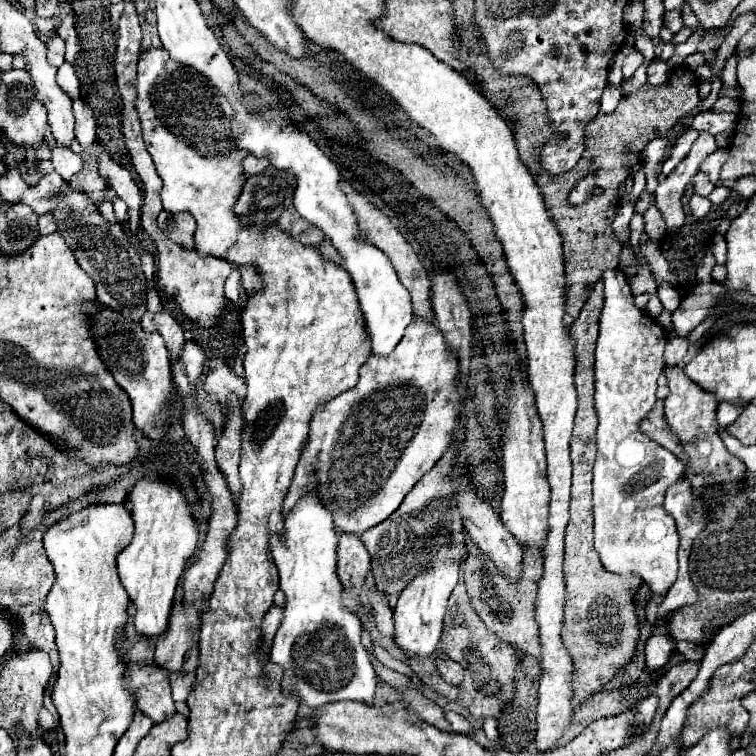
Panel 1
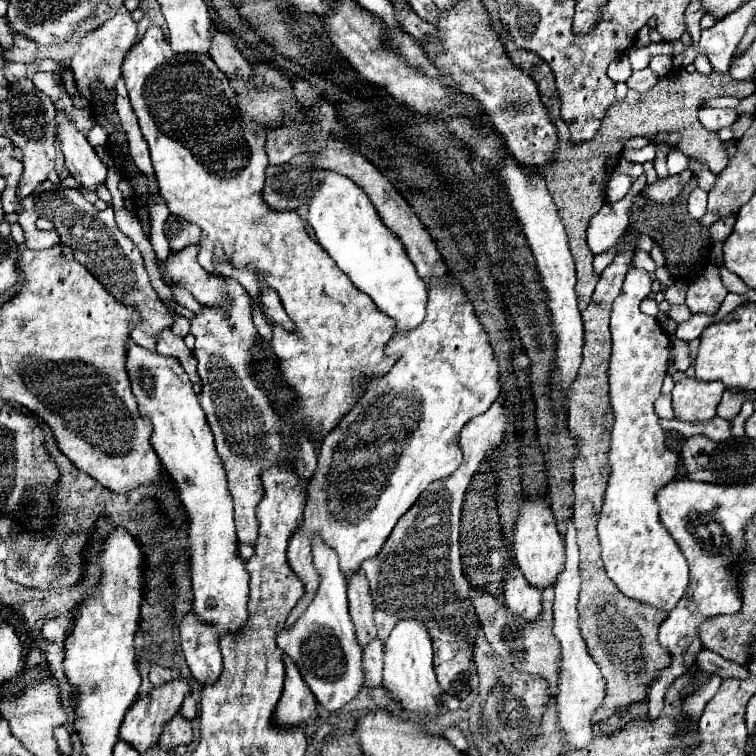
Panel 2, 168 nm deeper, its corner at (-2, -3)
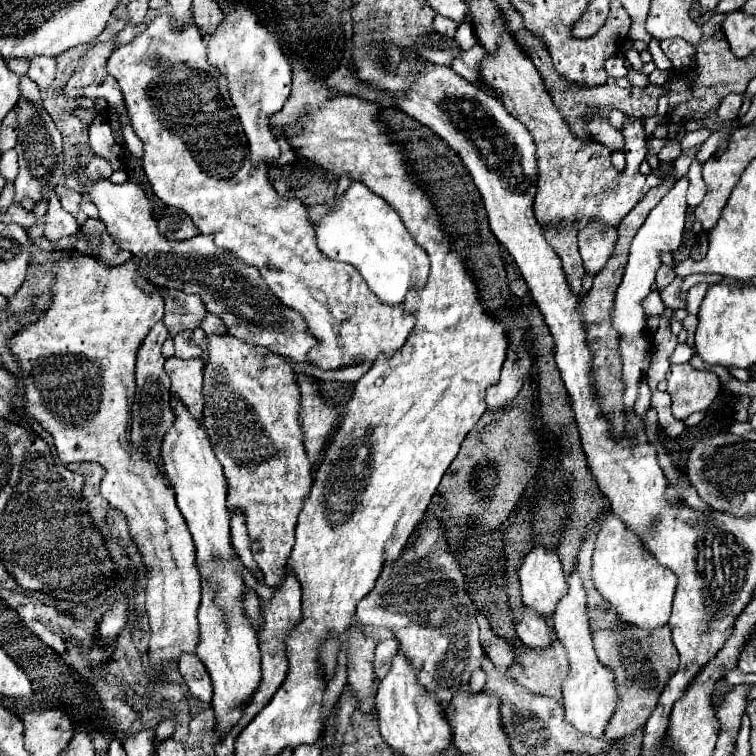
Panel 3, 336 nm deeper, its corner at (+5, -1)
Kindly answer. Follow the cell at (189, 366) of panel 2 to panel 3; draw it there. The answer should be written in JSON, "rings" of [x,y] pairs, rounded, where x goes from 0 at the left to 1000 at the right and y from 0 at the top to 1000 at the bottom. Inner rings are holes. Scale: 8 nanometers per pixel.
{"rings":[[[234,475],[218,478],[218,491],[226,499],[226,541],[231,533],[242,533],[255,554],[269,554],[269,475]]]}

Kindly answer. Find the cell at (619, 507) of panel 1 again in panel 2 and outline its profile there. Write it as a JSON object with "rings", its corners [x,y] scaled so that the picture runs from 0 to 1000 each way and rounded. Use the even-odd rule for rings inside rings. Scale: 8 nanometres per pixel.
{"rings":[[[833,356],[810,406],[804,507],[812,565],[804,599],[807,631],[791,689],[791,710],[796,742],[812,774],[828,790],[884,811],[899,795],[902,782],[910,774],[910,745],[870,681],[868,652],[892,634],[897,602],[881,591],[881,573],[865,544],[865,530],[873,525],[873,512],[884,491],[886,443],[865,419],[857,419],[844,409],[857,388],[860,364],[854,358]]]}

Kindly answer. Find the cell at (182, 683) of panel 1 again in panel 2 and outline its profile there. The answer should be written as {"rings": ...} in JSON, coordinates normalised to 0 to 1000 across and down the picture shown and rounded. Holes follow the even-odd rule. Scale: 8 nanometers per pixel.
{"rings":[[[249,919],[249,922],[243,925],[243,930],[241,930],[241,935],[238,935],[238,943],[241,943],[246,951],[251,951],[251,954],[259,948],[261,930],[254,919]]]}

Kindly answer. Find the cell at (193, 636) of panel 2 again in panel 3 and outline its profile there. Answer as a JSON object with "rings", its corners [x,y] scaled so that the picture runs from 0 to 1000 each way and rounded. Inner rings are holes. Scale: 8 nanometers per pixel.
{"rings":[[[245,866],[242,872],[237,872],[237,890],[245,901],[247,914],[258,925],[263,925],[269,930],[279,930],[282,911],[279,911],[276,890],[271,888],[271,880],[263,874],[261,866]]]}

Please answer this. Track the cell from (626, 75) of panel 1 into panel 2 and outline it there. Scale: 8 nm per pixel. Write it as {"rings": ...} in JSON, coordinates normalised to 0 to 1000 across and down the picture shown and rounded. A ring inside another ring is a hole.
{"rings":[[[860,91],[839,94],[839,97],[831,102],[828,112],[831,112],[833,118],[849,123],[849,120],[857,120],[857,118],[862,118],[862,115],[868,112],[868,102],[865,102],[865,97],[862,97]]]}

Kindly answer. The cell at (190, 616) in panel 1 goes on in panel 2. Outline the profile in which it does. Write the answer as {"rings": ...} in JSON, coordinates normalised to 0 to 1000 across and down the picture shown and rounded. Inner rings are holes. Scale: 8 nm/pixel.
{"rings":[[[241,890],[235,893],[235,898],[222,901],[222,903],[214,906],[214,909],[204,909],[201,917],[185,922],[185,925],[172,935],[172,940],[167,943],[164,956],[161,956],[161,964],[159,964],[159,978],[169,980],[169,983],[177,985],[185,996],[190,996],[201,983],[209,983],[214,959],[217,959],[220,954],[225,954],[225,943],[230,943],[230,938],[238,938],[243,922],[246,922],[249,917],[251,917],[251,903],[249,903],[249,898],[246,898]]]}

